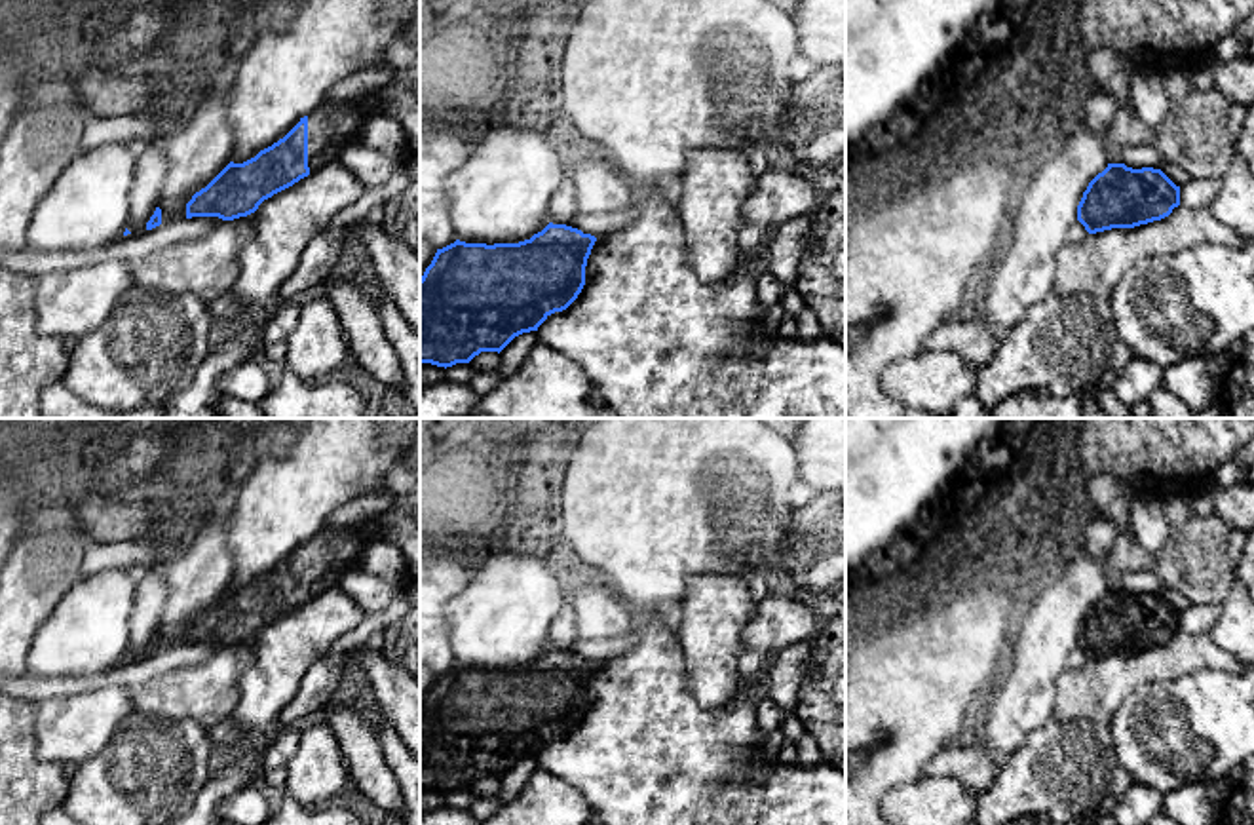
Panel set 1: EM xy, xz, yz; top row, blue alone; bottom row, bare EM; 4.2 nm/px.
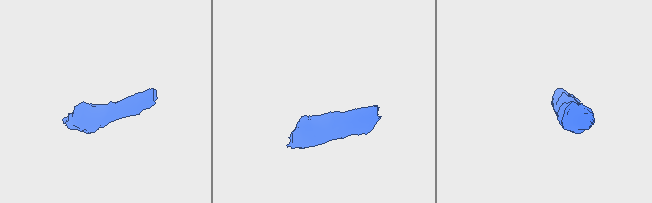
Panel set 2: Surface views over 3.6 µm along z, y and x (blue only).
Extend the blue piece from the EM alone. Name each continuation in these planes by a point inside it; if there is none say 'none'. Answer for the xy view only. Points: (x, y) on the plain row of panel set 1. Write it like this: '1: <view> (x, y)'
1: xy (331, 552)

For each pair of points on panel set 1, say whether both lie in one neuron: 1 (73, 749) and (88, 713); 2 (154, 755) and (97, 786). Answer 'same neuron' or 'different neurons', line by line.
1: same neuron
2: same neuron

